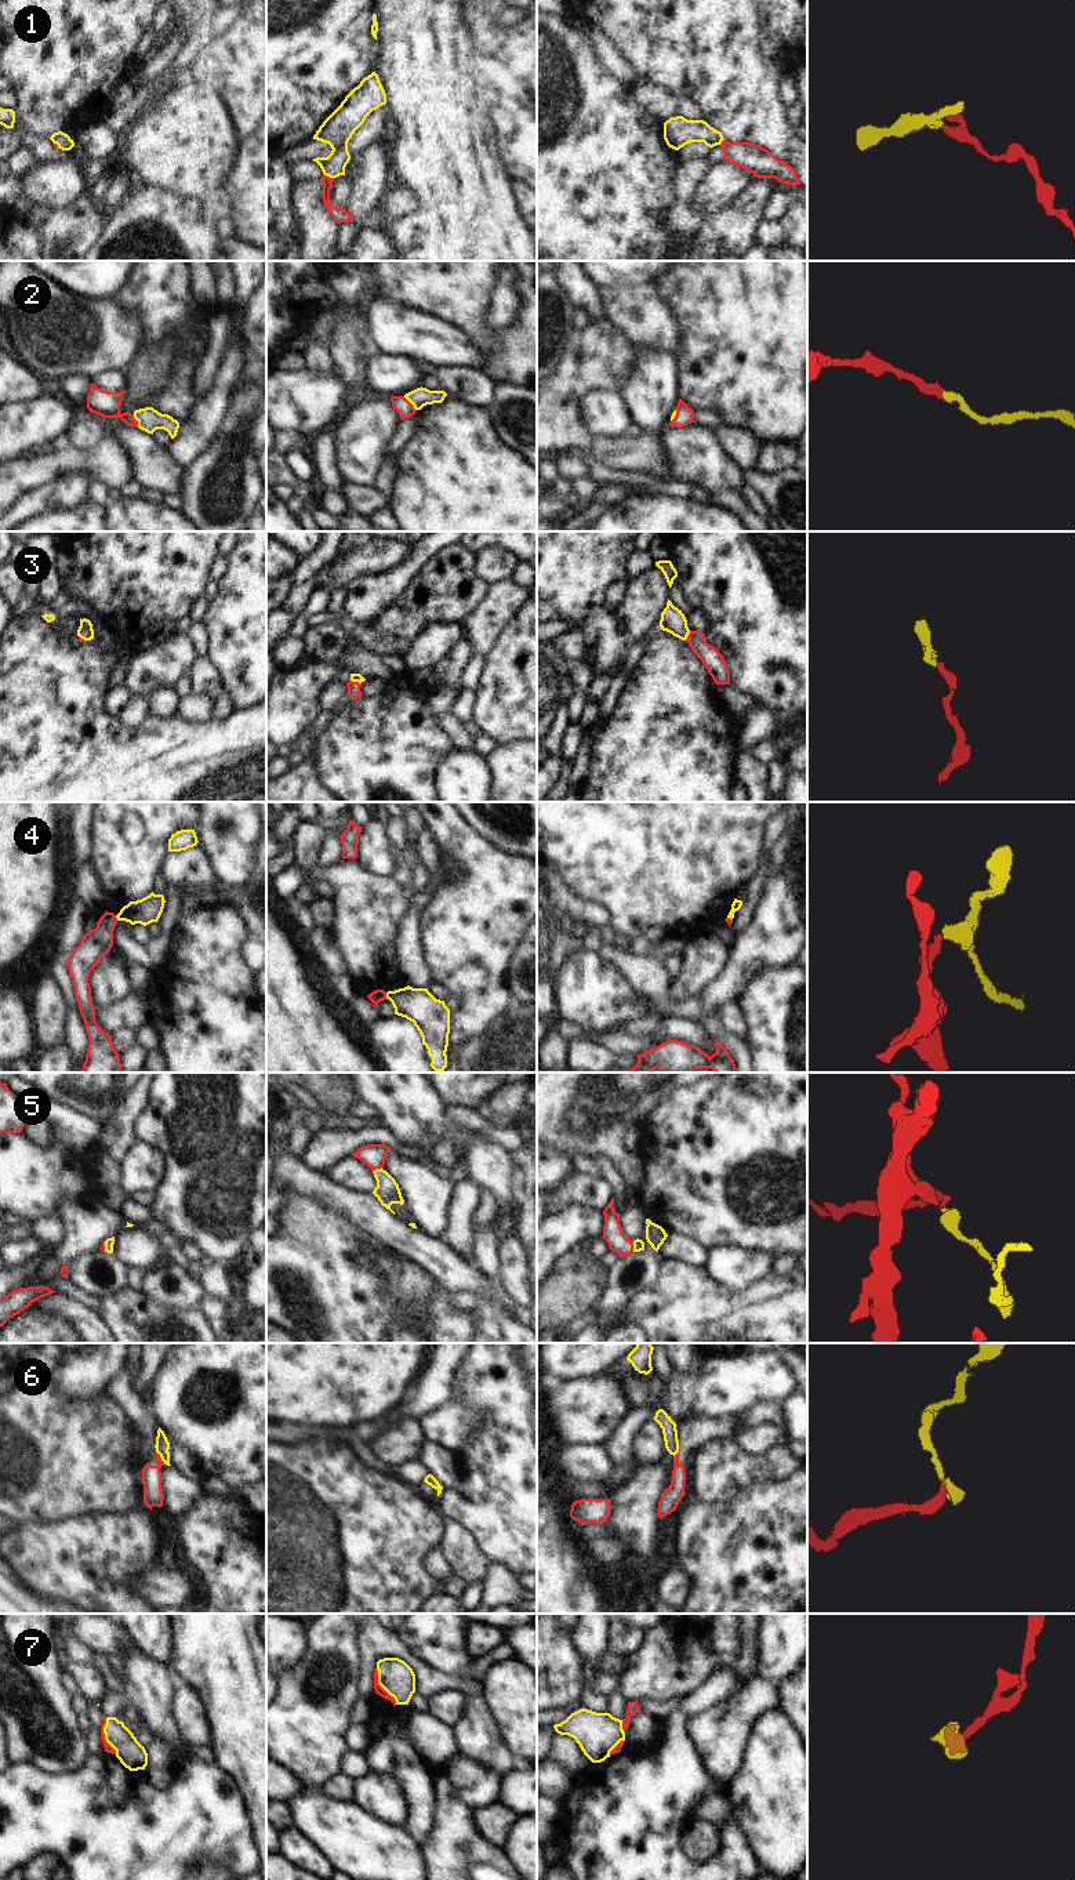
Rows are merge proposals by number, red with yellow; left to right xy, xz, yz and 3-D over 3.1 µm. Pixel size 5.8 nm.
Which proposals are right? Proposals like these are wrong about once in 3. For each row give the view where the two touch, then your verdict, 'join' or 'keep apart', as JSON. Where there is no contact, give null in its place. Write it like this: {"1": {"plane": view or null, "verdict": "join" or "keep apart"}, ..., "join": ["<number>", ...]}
{"1": {"plane": "xz", "verdict": "join"}, "2": {"plane": "xz", "verdict": "join"}, "3": {"plane": "yz", "verdict": "join"}, "4": {"plane": "xz", "verdict": "keep apart"}, "5": {"plane": "yz", "verdict": "join"}, "6": {"plane": "xy", "verdict": "keep apart"}, "7": {"plane": "xy", "verdict": "join"}, "join": ["1", "2", "3", "5", "7"]}

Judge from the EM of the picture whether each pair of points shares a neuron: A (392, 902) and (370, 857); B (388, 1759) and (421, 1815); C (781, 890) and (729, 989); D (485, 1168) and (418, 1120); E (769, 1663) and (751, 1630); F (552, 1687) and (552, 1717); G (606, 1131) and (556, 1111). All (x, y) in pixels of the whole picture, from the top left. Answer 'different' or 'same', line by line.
A: different
B: same
C: same
D: same
E: different
F: different
G: same

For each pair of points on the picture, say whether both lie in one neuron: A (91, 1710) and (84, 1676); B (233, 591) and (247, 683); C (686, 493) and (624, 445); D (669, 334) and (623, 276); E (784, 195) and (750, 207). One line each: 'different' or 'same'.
A: same
B: same
C: different
D: different
E: different

